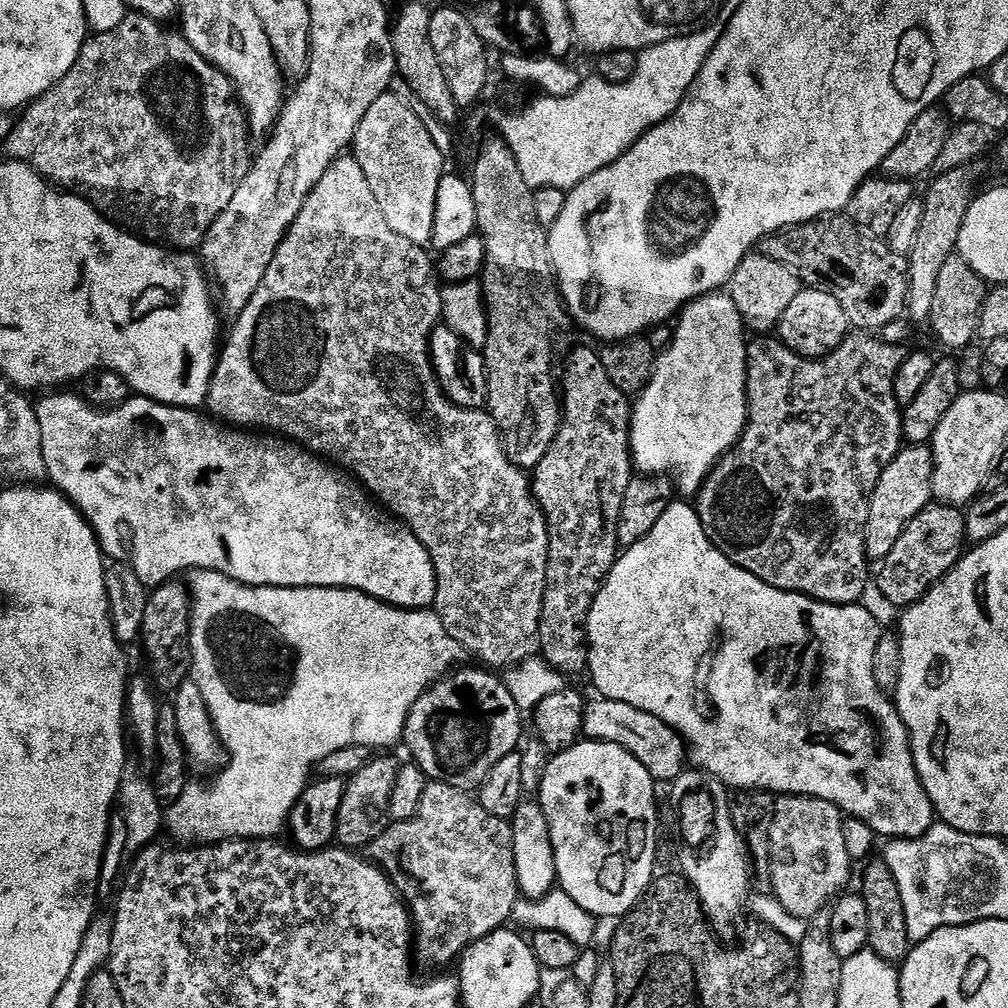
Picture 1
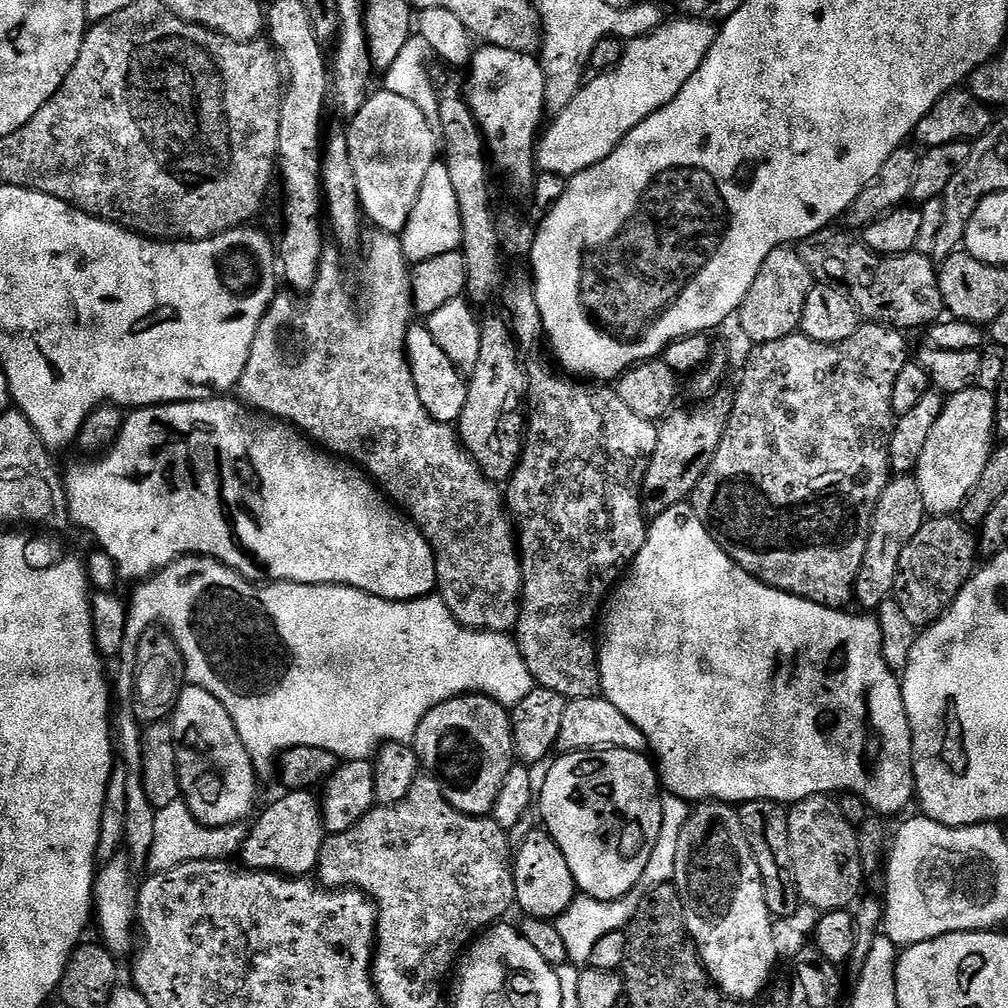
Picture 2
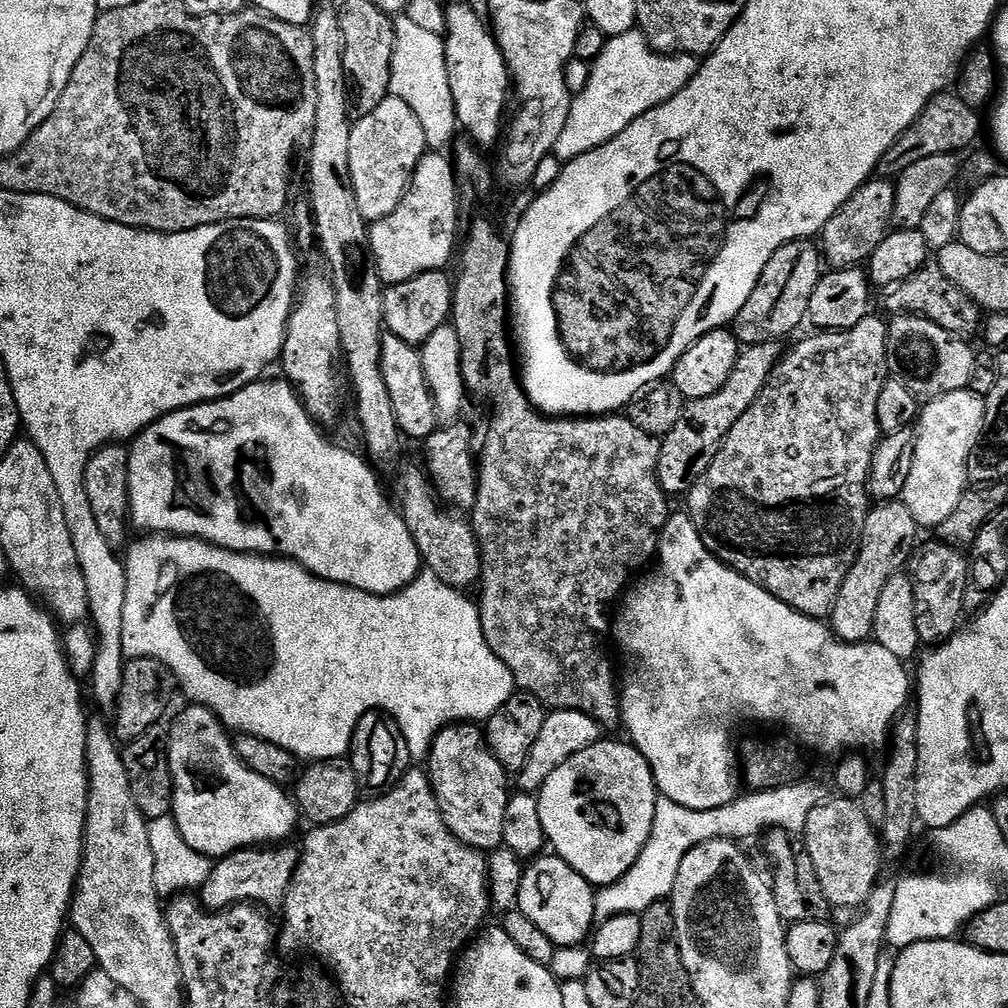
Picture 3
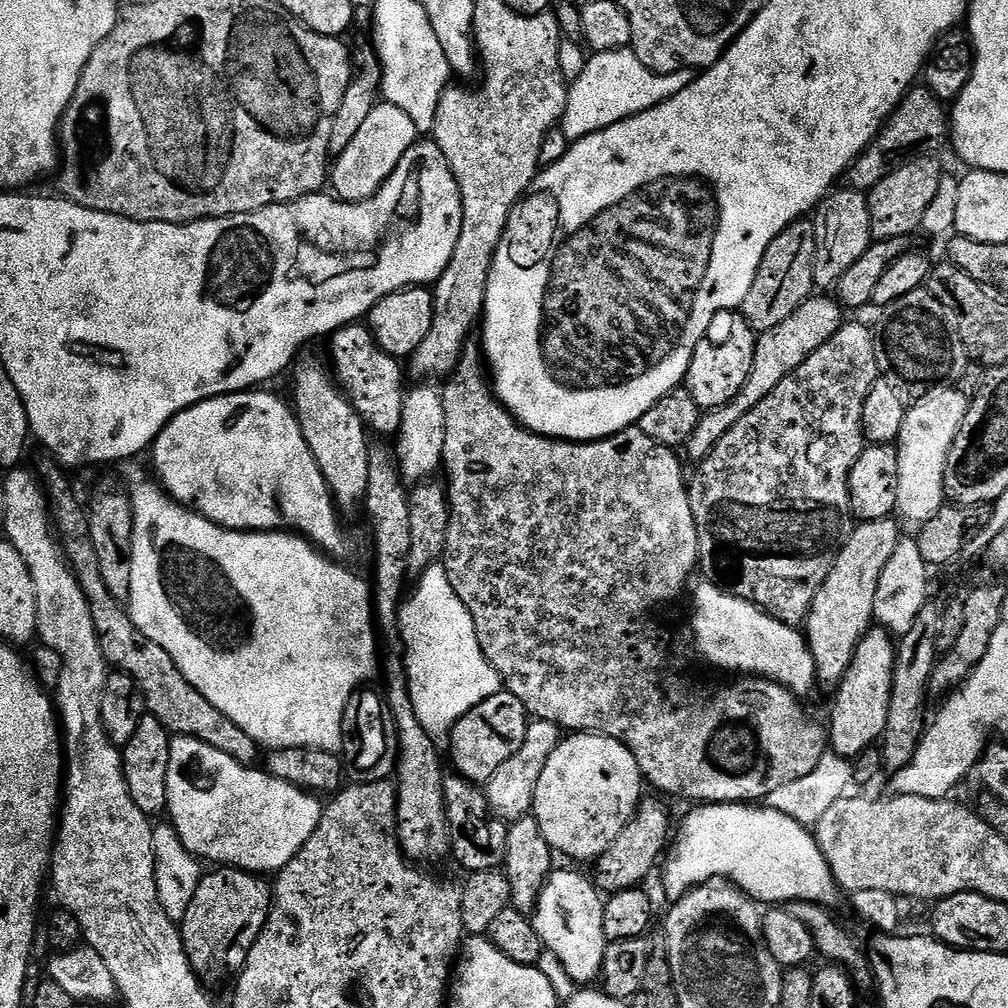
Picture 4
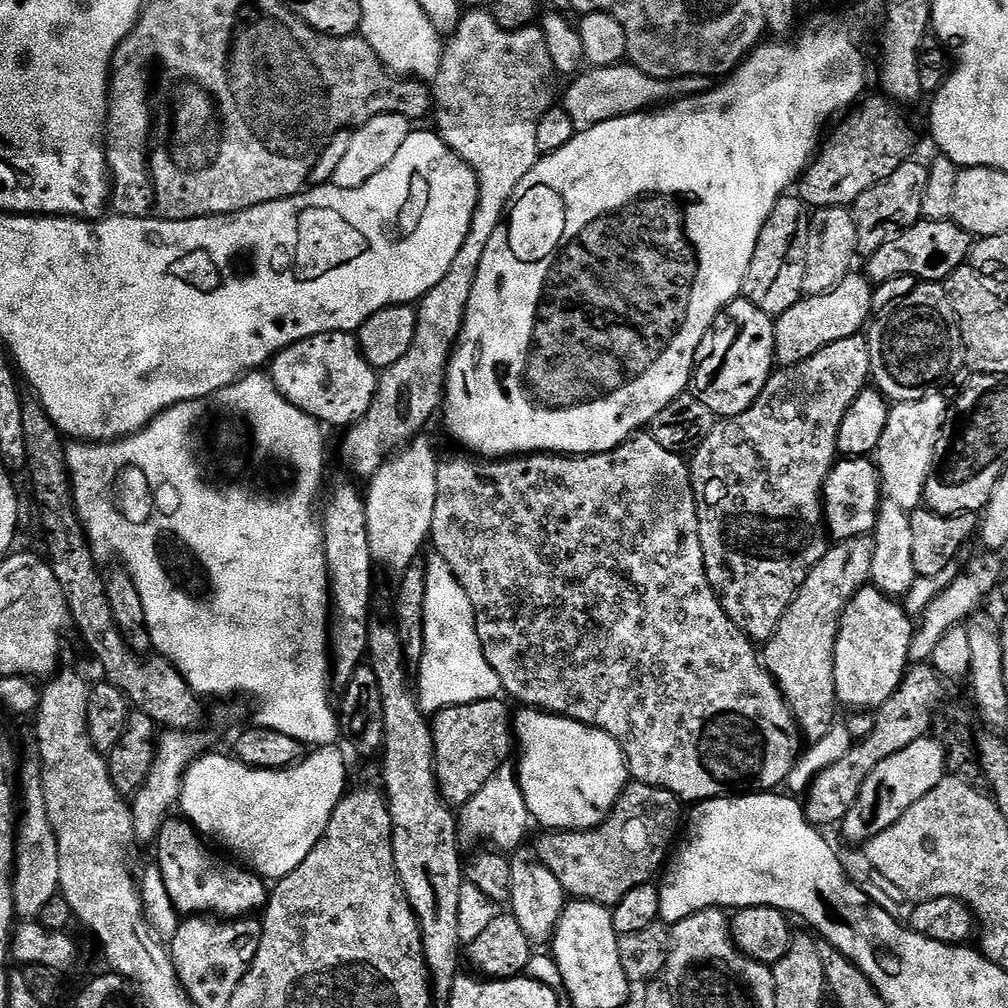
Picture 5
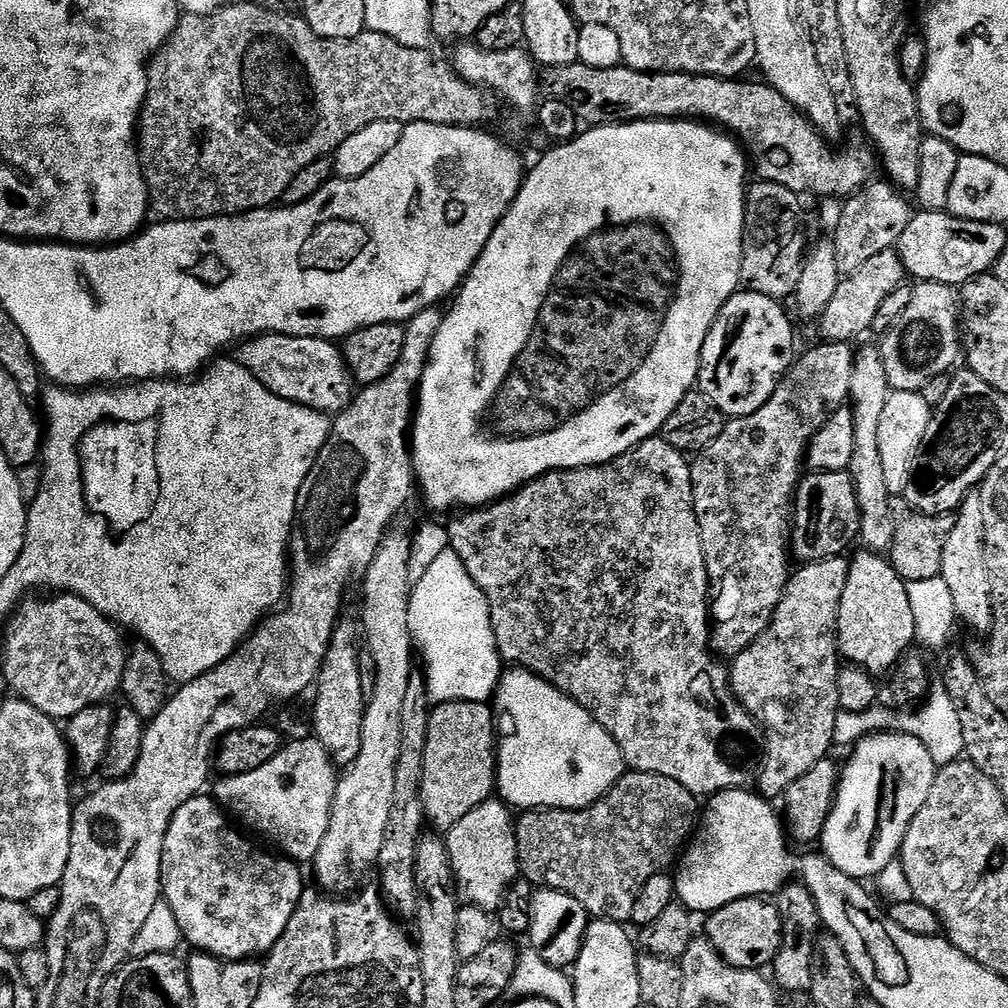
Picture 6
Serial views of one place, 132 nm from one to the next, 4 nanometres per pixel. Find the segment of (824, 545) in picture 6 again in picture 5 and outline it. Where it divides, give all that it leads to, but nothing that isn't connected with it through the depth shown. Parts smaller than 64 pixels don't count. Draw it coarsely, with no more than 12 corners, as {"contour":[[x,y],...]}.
{"contour":[[837,459],[828,474],[824,522],[833,541],[875,533],[879,468]]}

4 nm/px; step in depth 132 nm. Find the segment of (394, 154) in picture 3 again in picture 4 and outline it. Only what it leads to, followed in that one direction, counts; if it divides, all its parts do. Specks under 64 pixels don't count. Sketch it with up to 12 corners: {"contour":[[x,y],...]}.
{"contour":[[377,103],[335,157],[331,191],[369,200],[418,133],[410,114]]}

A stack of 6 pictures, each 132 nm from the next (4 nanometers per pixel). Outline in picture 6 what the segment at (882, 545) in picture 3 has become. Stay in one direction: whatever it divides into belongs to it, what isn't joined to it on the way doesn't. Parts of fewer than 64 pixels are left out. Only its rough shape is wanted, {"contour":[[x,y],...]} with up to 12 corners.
{"contour":[[844,556],[789,575],[731,661],[764,730],[758,792],[834,748]]}

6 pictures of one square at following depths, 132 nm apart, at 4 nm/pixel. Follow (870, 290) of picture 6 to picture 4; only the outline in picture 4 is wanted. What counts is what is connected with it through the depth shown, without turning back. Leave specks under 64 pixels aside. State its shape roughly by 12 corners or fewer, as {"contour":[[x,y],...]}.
{"contour":[[813,294],[759,333],[746,386],[707,411],[686,451],[704,460],[782,378],[844,327],[846,312]]}

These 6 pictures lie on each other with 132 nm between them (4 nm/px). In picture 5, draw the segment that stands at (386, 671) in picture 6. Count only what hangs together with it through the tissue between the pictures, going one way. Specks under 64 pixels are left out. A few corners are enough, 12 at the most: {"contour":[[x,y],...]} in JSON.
{"contour":[[417,436],[371,477],[371,556],[403,575],[431,537],[440,457]]}

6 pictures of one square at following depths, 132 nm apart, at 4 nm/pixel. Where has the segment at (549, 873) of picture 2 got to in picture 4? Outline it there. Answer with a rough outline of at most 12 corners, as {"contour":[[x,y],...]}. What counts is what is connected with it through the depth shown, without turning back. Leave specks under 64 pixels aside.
{"contour":[[553,871],[534,925],[577,986],[601,979],[605,901],[576,872]]}

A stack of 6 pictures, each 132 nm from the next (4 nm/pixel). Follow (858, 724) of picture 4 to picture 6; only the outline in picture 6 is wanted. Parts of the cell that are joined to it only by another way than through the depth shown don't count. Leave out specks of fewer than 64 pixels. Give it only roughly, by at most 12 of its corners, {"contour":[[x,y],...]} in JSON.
{"contour":[[860,550],[836,619],[839,655],[888,674],[914,615],[891,559]]}

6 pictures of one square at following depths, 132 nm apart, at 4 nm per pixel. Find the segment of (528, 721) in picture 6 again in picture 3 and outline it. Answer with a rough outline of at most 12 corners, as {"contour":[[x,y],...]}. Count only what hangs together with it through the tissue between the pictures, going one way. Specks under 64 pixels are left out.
{"contour":[[604,738],[538,793],[547,843],[593,886],[642,854],[658,793]]}

